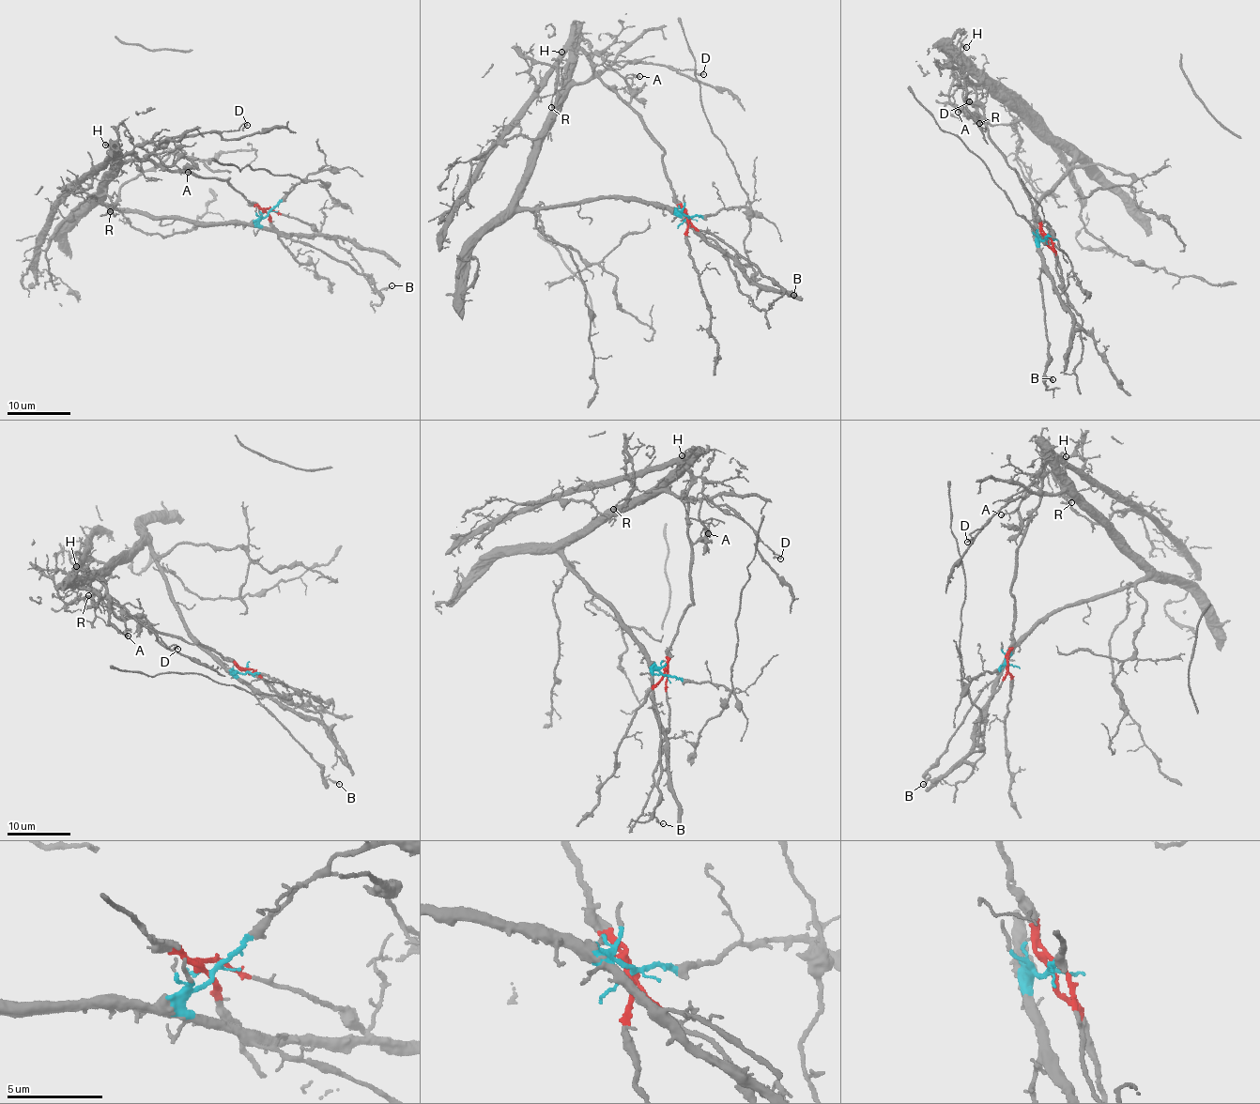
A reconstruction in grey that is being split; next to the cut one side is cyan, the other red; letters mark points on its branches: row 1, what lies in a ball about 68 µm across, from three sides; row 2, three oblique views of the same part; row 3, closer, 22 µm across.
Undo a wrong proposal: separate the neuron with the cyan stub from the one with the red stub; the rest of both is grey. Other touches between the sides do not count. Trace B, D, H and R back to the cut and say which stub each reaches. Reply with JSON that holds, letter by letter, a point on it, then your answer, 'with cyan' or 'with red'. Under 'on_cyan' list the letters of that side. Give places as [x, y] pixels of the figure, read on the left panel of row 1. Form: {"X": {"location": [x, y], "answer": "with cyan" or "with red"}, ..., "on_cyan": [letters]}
{"B": {"location": [391, 285], "answer": "with cyan"}, "D": {"location": [247, 125], "answer": "with cyan"}, "H": {"location": [105, 145], "answer": "with cyan"}, "R": {"location": [110, 211], "answer": "with cyan"}, "on_cyan": ["B", "D", "H", "R"]}

